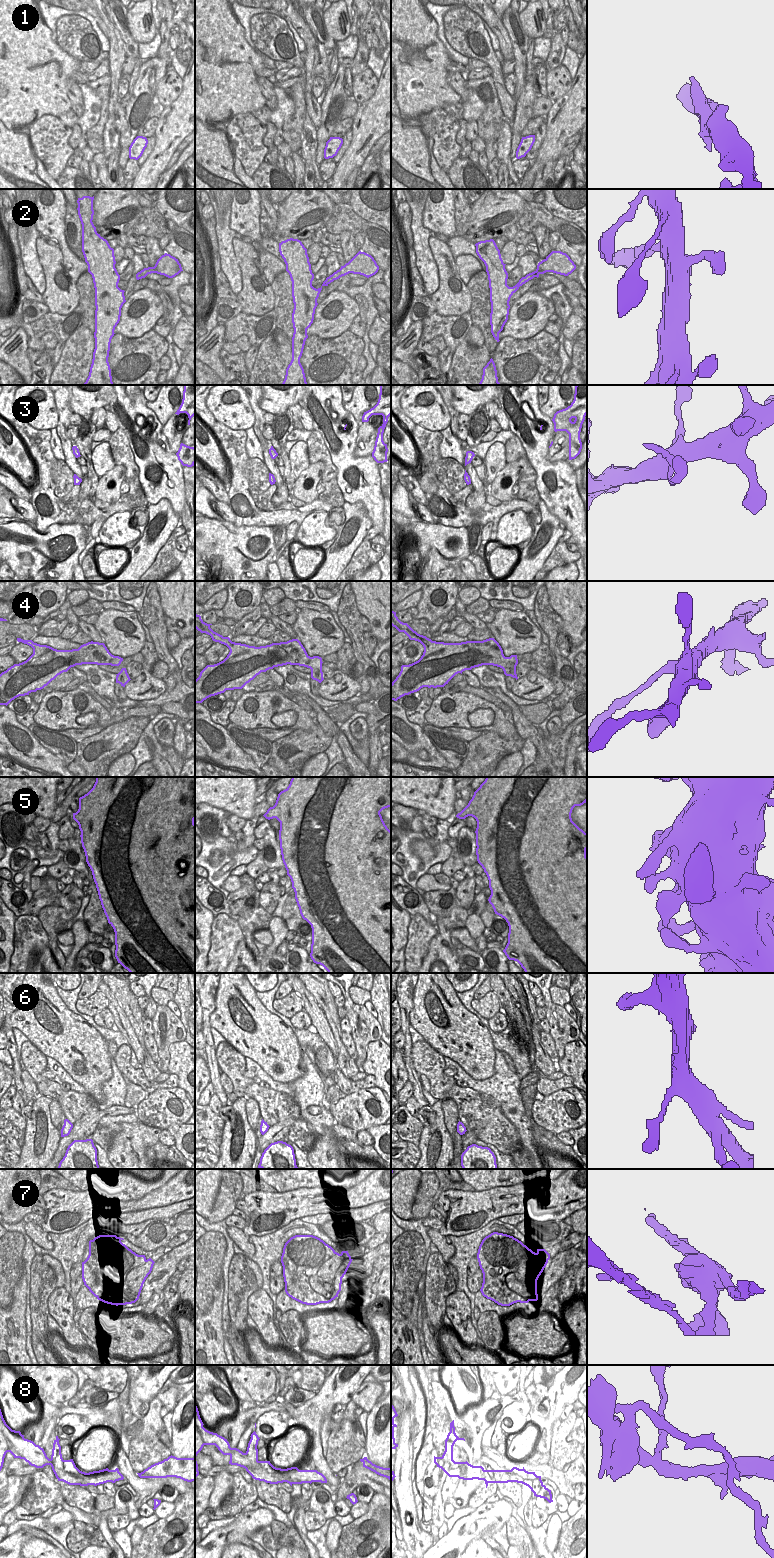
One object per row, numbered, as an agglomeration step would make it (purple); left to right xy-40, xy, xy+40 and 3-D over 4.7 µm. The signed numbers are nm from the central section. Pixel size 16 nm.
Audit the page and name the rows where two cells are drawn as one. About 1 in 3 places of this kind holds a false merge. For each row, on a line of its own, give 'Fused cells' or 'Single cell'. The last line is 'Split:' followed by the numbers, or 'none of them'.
1: Single cell
2: Single cell
3: Single cell
4: Single cell
5: Single cell
6: Single cell
7: Fused cells
8: Fused cells
Split: 7, 8

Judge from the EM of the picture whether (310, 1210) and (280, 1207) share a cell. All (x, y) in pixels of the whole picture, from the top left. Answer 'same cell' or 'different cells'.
same cell

